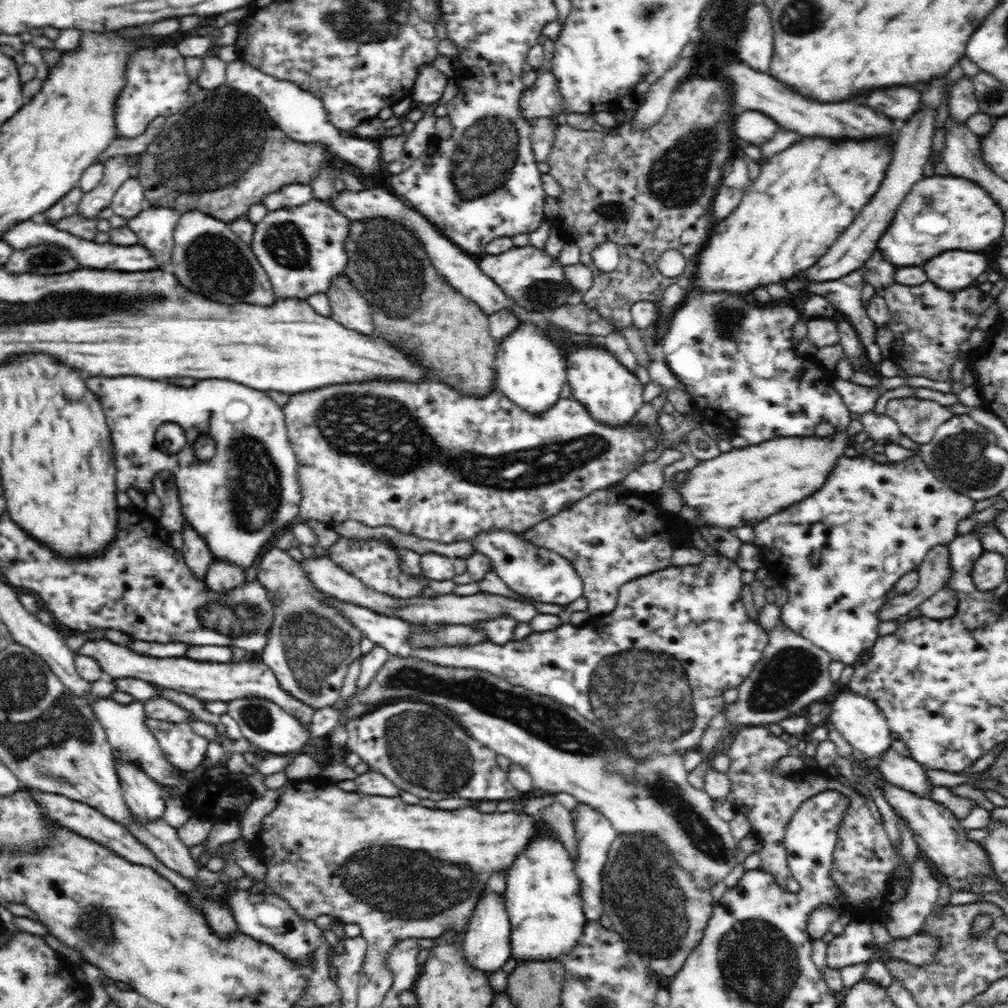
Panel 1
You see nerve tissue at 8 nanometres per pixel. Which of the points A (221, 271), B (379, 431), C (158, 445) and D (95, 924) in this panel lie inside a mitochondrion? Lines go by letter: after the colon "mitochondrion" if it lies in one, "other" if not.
A: mitochondrion
B: mitochondrion
C: other
D: mitochondrion

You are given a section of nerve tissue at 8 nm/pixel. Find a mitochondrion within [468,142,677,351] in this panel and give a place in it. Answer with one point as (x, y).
(542, 292)

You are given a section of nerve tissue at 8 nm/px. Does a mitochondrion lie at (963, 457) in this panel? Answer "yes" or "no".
yes

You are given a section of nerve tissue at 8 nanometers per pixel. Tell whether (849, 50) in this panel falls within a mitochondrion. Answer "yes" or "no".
no

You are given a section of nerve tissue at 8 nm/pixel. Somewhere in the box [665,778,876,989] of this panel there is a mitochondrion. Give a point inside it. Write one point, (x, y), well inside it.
(754, 936)

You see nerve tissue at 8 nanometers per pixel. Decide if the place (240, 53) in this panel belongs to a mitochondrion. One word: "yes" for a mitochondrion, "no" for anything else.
no

